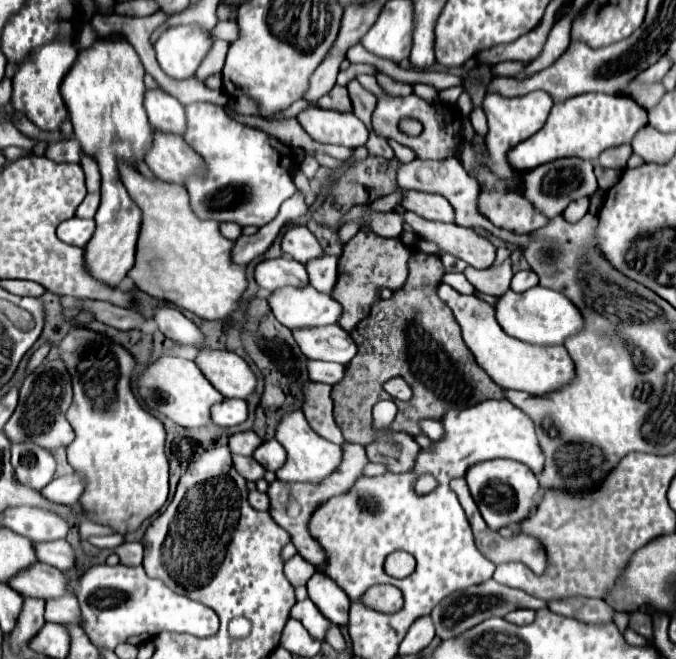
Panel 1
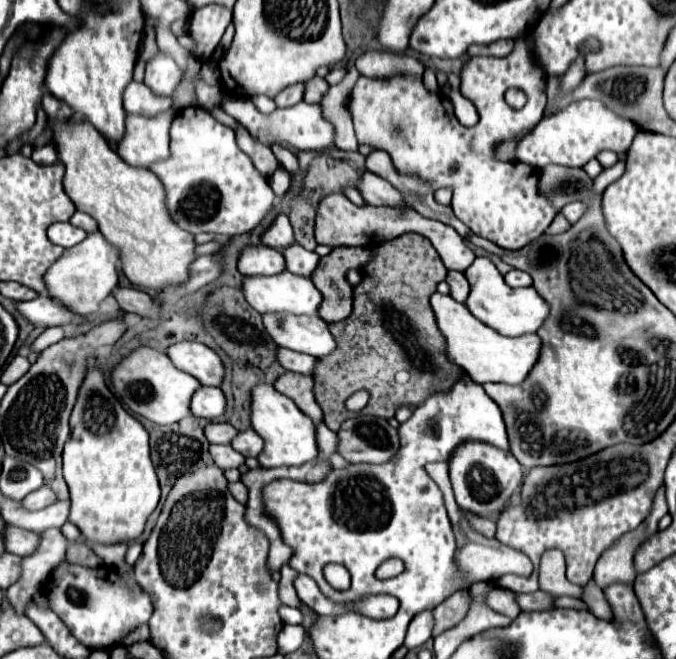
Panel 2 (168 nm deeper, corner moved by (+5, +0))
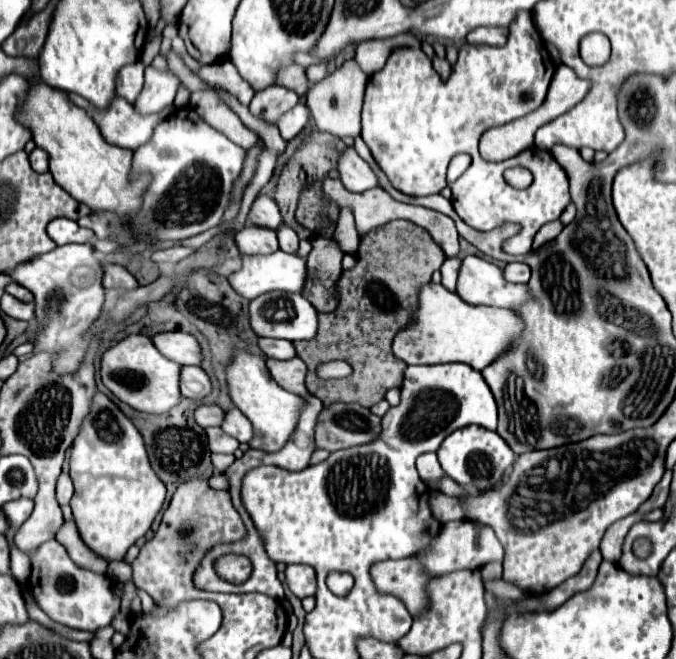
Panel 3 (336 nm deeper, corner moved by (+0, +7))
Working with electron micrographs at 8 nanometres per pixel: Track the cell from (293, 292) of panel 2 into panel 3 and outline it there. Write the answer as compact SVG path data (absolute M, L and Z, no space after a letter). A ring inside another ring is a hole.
M274 251L272 255L242 255L242 267L234 271L228 281L232 283L232 289L244 299L256 299L258 295L274 289L302 293L306 281L306 261L298 255L288 255L284 251Z

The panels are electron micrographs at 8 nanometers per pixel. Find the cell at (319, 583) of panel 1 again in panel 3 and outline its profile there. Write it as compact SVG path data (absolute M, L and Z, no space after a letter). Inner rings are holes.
M286 565L286 585L298 597L310 597L316 593L316 575L310 565Z

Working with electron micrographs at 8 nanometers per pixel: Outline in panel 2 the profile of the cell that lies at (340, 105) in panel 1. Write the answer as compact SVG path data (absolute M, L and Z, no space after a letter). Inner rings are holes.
M315 76L315 78L311 78L311 80L307 82L307 90L305 90L305 98L303 98L303 100L309 102L309 104L319 104L327 92L329 92L327 80Z

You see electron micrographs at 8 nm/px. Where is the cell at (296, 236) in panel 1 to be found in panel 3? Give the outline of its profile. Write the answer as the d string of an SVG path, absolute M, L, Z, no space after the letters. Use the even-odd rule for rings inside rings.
M258 195L248 211L248 223L268 227L268 229L278 229L284 221L280 217L280 209L276 201L266 195Z

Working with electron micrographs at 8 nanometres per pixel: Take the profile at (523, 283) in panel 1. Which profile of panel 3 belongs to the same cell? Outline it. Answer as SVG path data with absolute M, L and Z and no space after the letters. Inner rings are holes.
M510 263L504 267L504 279L510 283L528 283L530 267L526 263Z

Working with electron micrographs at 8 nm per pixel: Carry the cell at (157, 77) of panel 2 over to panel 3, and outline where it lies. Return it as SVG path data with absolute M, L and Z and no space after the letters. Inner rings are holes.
M146 67L146 81L144 89L140 91L134 107L140 111L140 115L150 115L162 111L166 105L172 105L176 97L180 81L176 75L168 71L158 71L152 67Z

